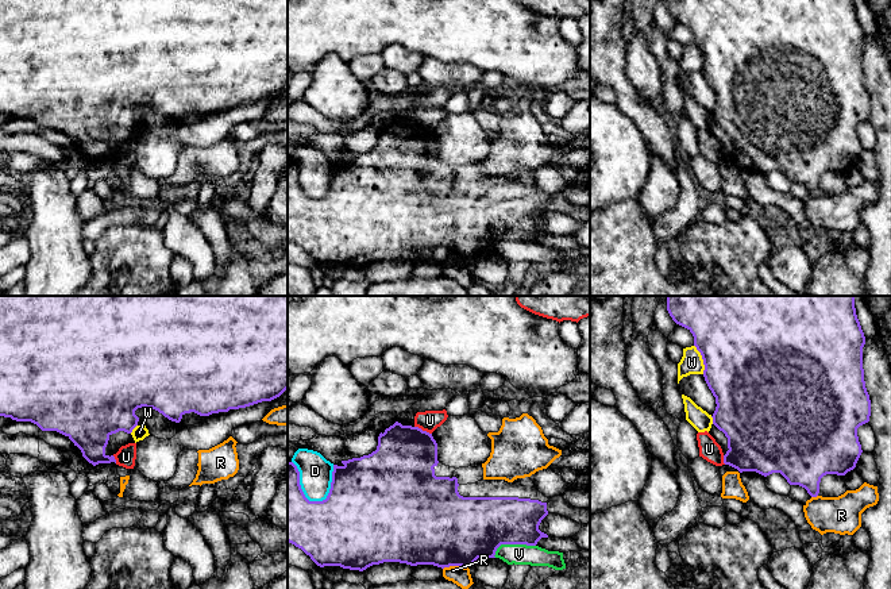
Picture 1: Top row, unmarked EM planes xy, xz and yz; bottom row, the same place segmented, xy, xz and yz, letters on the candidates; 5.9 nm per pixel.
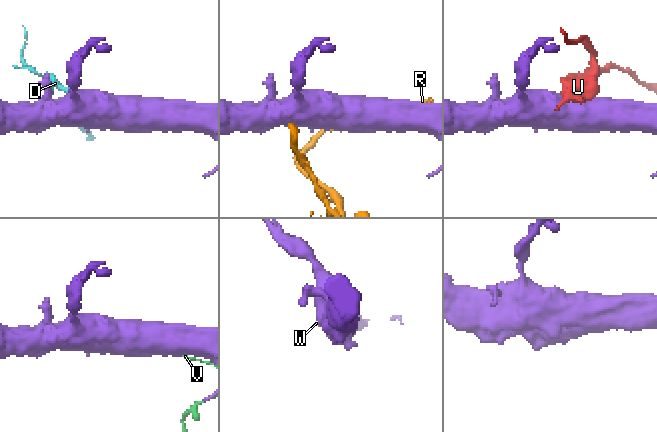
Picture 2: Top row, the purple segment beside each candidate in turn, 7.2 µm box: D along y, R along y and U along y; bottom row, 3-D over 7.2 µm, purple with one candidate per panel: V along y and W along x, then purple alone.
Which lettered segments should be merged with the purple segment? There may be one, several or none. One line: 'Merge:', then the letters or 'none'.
Merge: none

